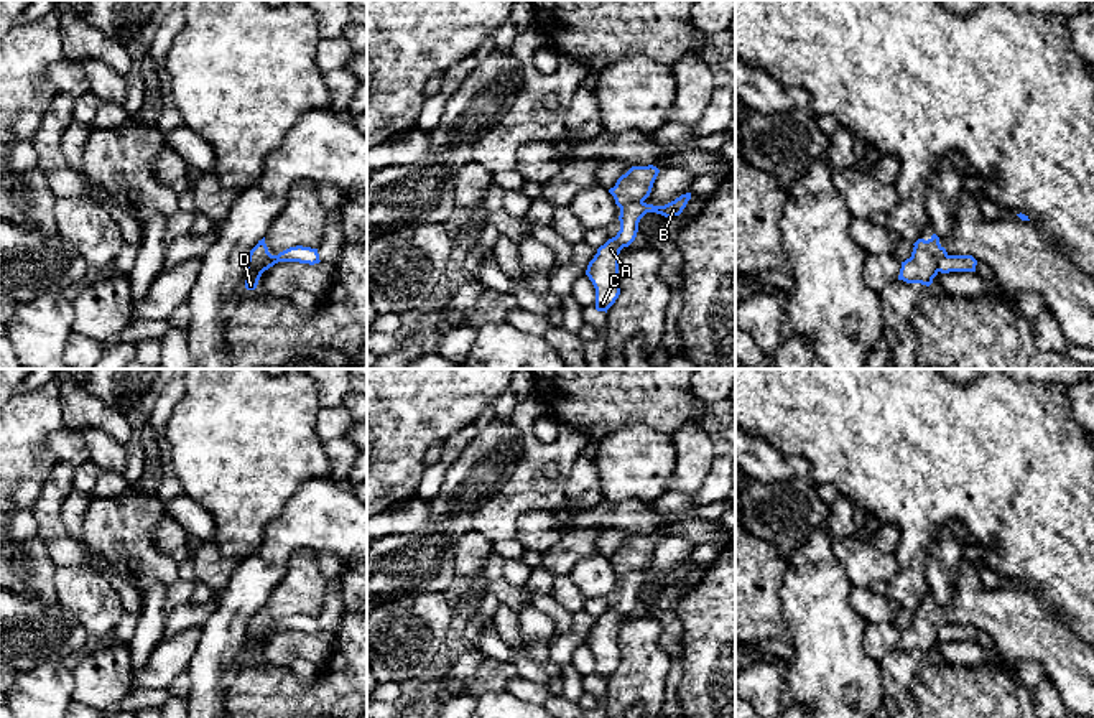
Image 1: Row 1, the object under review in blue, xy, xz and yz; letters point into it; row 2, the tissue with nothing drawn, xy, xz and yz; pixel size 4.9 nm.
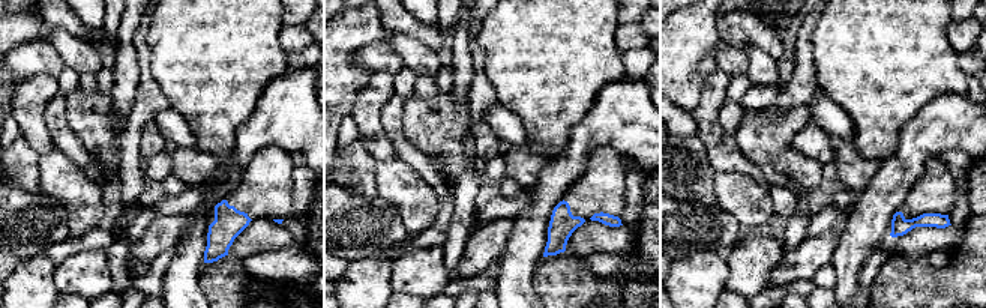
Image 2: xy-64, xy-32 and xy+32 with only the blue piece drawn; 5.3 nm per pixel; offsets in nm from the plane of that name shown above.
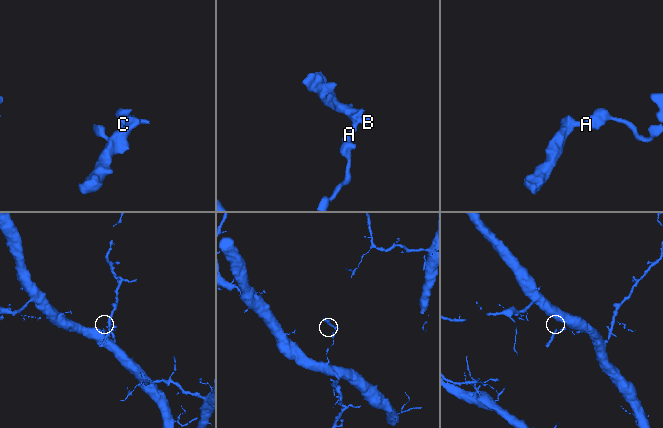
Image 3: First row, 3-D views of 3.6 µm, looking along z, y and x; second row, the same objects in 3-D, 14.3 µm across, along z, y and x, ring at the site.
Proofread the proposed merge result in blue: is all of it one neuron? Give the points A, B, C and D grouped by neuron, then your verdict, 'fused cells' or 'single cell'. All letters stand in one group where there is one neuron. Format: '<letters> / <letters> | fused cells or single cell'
A B C / D | fused cells

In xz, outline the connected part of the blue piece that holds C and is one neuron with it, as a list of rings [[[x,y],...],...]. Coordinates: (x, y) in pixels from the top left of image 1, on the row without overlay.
[[[691,562],[681,563],[665,575],[653,575],[647,571],[630,571],[620,578],[620,599],[597,618],[597,622],[589,631],[586,644],[596,657],[596,678],[605,680],[615,672],[620,664],[619,647],[619,622],[628,616],[638,601],[638,591],[647,581],[656,581],[665,586],[674,586],[683,581]]]

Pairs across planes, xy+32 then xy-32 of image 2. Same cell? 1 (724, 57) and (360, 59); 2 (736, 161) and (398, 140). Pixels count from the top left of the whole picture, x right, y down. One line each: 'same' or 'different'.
1: same
2: different

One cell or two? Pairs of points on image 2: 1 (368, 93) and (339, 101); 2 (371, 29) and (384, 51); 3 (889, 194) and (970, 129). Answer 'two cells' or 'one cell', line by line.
1: two cells
2: two cells
3: one cell

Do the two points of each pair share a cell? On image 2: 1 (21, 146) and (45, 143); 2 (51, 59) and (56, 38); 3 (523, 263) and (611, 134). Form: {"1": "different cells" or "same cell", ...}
{"1": "different cells", "2": "different cells", "3": "same cell"}

